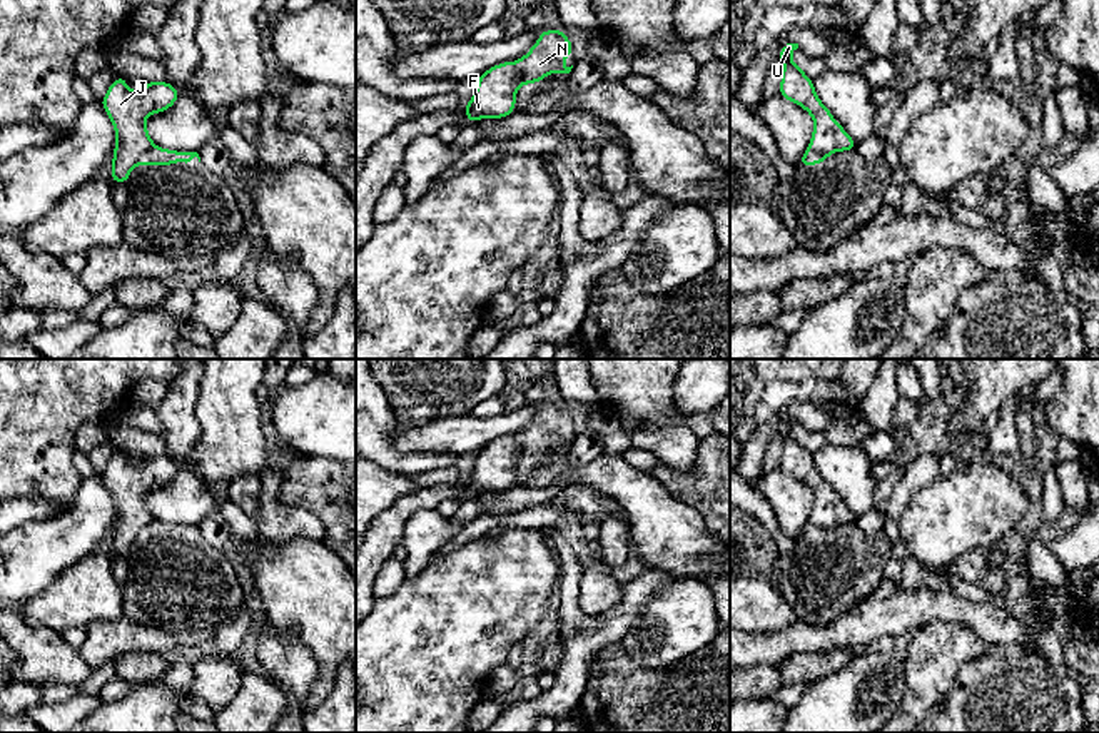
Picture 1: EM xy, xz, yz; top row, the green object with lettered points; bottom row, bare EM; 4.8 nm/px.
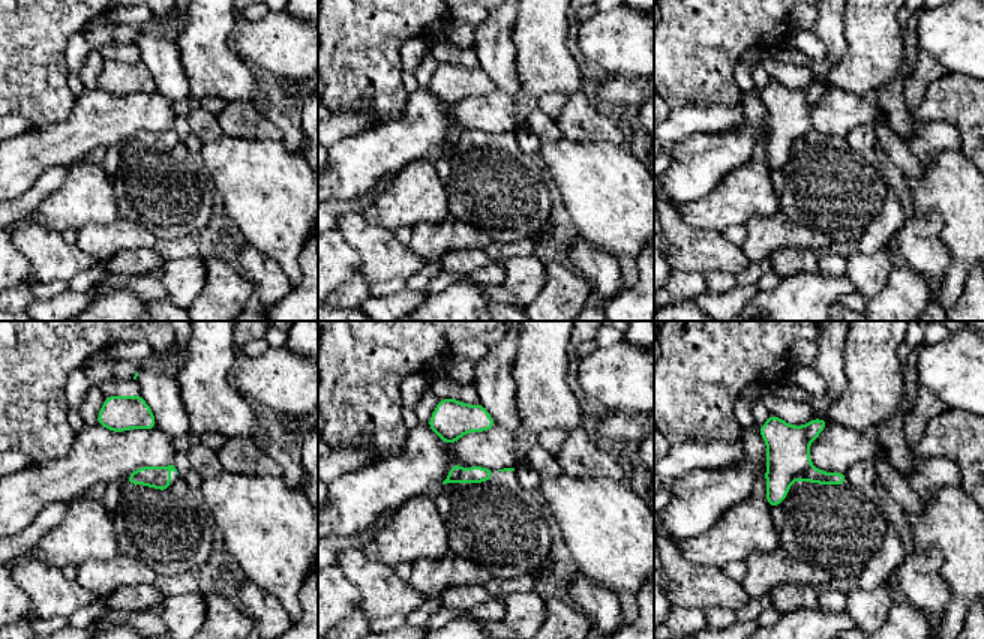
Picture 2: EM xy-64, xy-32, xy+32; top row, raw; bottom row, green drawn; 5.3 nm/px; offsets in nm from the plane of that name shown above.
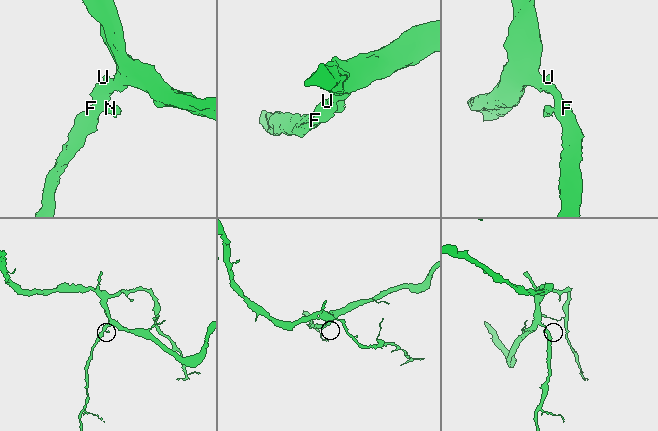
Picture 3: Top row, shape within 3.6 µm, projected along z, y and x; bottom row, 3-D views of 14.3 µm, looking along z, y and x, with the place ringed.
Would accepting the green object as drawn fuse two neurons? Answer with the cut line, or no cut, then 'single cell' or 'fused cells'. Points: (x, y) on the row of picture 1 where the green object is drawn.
cut in xy along (154, 146), (136, 164); fused cells

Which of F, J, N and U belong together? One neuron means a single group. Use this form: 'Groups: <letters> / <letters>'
Groups: F J U / N

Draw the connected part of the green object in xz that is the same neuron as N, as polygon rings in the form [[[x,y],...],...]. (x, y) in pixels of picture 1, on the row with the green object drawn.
[[[563,28],[543,30],[529,52],[514,63],[528,83],[538,83],[550,73],[570,73],[573,65],[563,63],[566,55],[573,57],[573,43]]]

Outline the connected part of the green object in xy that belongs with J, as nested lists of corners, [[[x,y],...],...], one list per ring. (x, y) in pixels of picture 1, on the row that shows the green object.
[[[125,75],[110,83],[100,104],[115,130],[112,184],[127,182],[140,155],[154,147],[145,129],[147,117],[170,109],[179,97],[169,82],[145,82],[139,92],[125,83]]]

